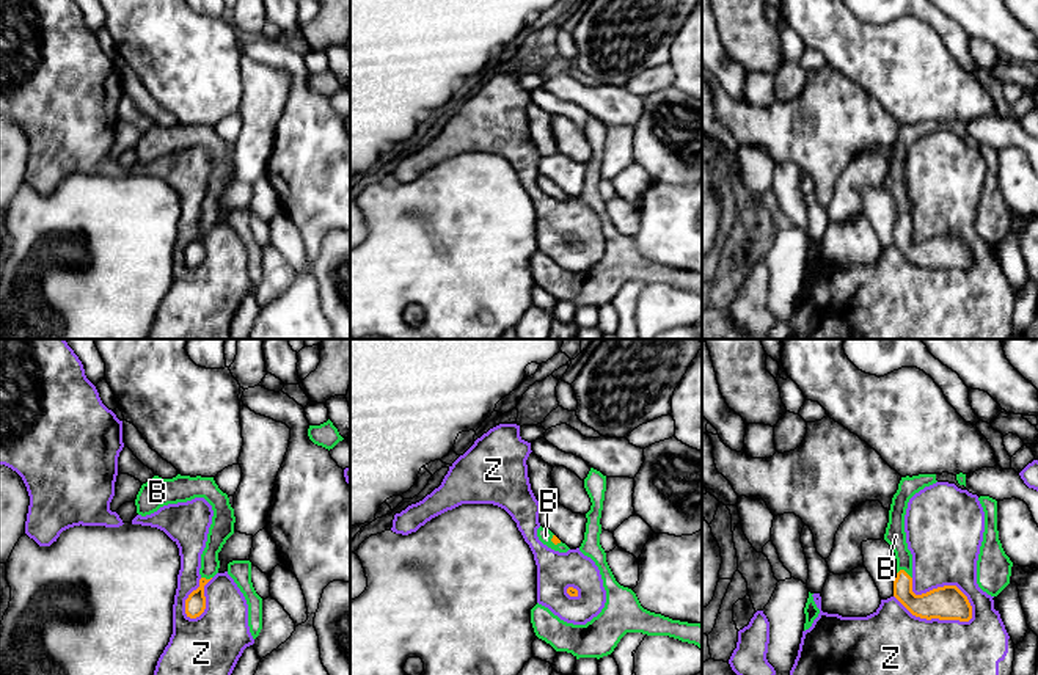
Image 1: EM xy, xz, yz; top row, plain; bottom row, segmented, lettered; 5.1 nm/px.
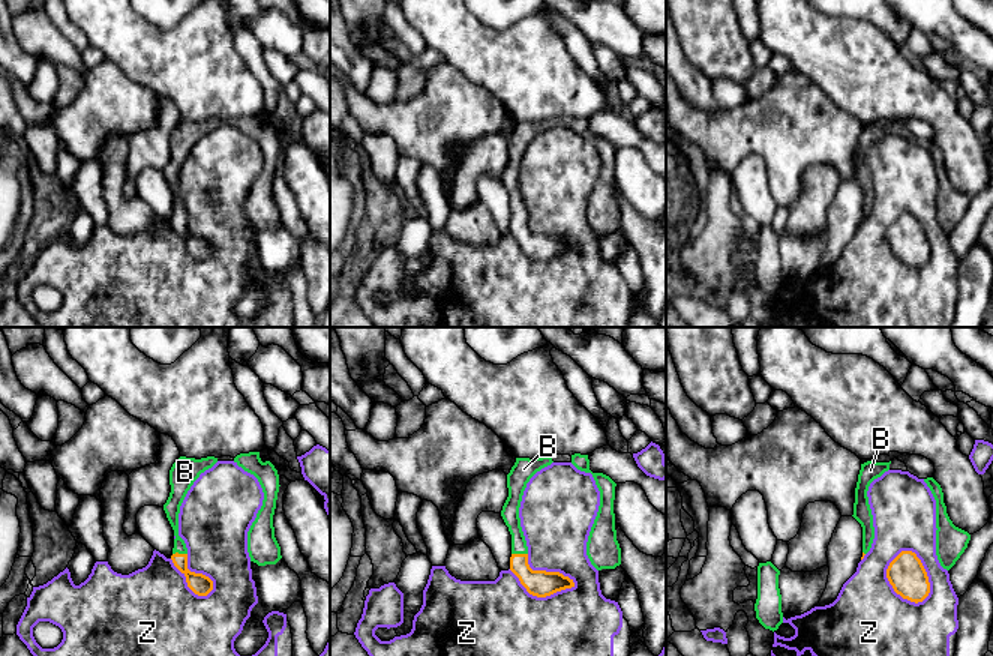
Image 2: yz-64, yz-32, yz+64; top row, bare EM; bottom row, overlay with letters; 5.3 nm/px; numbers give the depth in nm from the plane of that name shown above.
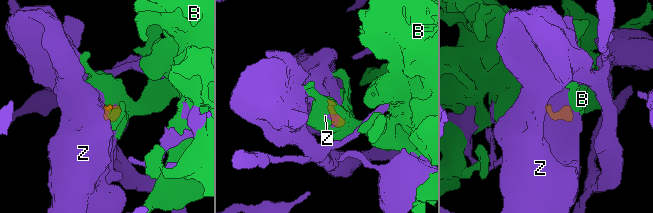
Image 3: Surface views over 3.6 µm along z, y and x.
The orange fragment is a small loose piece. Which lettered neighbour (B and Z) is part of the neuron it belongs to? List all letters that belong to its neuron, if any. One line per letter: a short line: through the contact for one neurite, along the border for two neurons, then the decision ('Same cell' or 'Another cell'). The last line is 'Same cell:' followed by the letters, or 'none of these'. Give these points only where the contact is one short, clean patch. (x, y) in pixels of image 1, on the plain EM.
B: Line: yz (942, 251), (917, 251), (905, 220), (905, 206), (895, 184). Same cell
Z: Another cell
Same cell: B

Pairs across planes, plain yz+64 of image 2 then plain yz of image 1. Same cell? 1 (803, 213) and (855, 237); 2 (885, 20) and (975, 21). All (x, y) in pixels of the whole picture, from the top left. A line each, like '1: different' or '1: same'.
1: different
2: different

